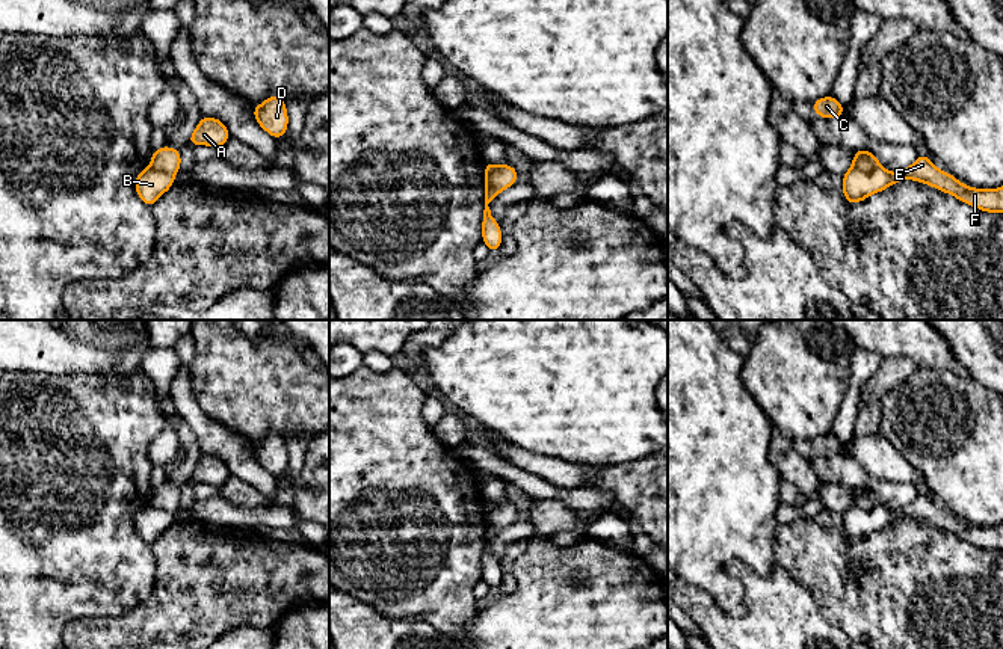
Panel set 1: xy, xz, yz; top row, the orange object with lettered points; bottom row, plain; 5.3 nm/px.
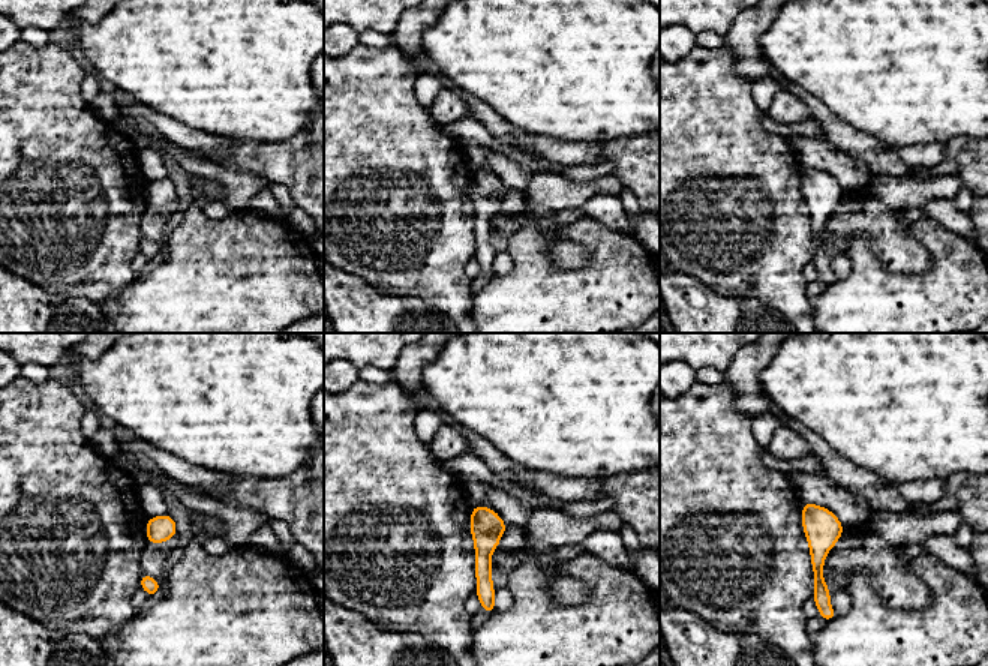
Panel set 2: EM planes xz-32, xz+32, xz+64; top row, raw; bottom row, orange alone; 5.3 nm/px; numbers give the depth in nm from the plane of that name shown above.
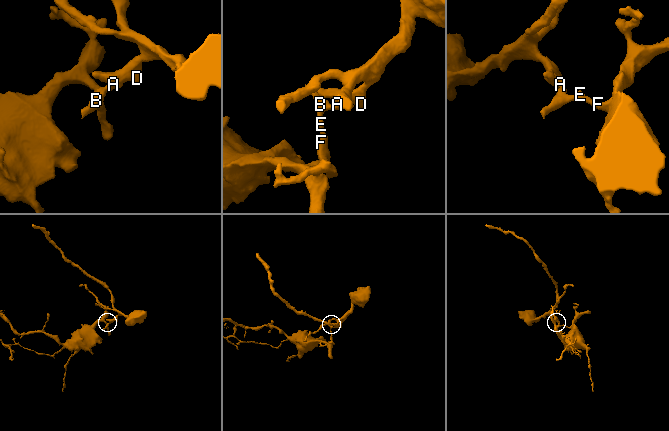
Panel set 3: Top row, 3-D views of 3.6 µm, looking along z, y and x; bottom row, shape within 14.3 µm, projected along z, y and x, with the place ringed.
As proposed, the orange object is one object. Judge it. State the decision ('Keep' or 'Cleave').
Cleave

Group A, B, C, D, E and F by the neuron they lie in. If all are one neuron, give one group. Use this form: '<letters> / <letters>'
A C D / B E F

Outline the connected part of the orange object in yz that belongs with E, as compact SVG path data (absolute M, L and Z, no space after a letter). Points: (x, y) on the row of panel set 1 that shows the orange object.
M921 154L906 169L890 172L881 165L872 171L861 171L856 166L843 174L841 192L849 205L855 205L869 196L879 193L894 183L914 180L947 195L958 201L986 213L1003 213L1003 186L998 189L976 189L958 181L950 172L940 171L934 161Z

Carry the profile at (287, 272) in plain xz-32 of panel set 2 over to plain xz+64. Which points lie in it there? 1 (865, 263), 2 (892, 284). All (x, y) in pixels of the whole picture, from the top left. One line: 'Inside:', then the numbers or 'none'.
Inside: 1, 2

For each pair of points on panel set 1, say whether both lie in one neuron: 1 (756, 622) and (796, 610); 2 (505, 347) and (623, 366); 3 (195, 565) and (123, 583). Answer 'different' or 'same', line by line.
1: same
2: same
3: different

